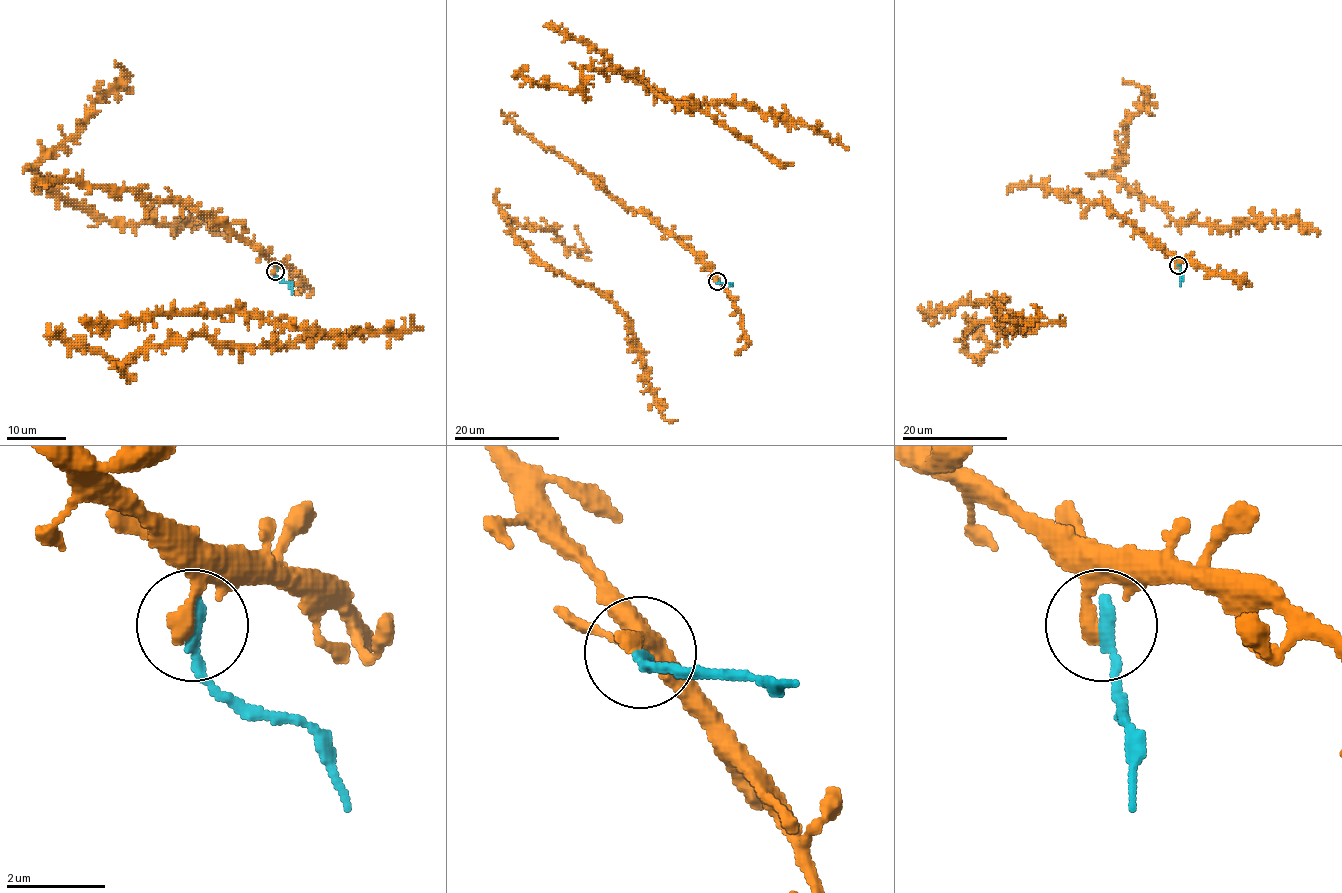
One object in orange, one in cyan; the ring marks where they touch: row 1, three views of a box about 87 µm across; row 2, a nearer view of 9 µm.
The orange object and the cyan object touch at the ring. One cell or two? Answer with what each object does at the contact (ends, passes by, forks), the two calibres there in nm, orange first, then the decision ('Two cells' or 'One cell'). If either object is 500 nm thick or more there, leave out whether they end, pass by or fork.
At the ring orange ends. At the ring cyan ends. Thickness 340 nm (orange) against 260 nm. Two cells

